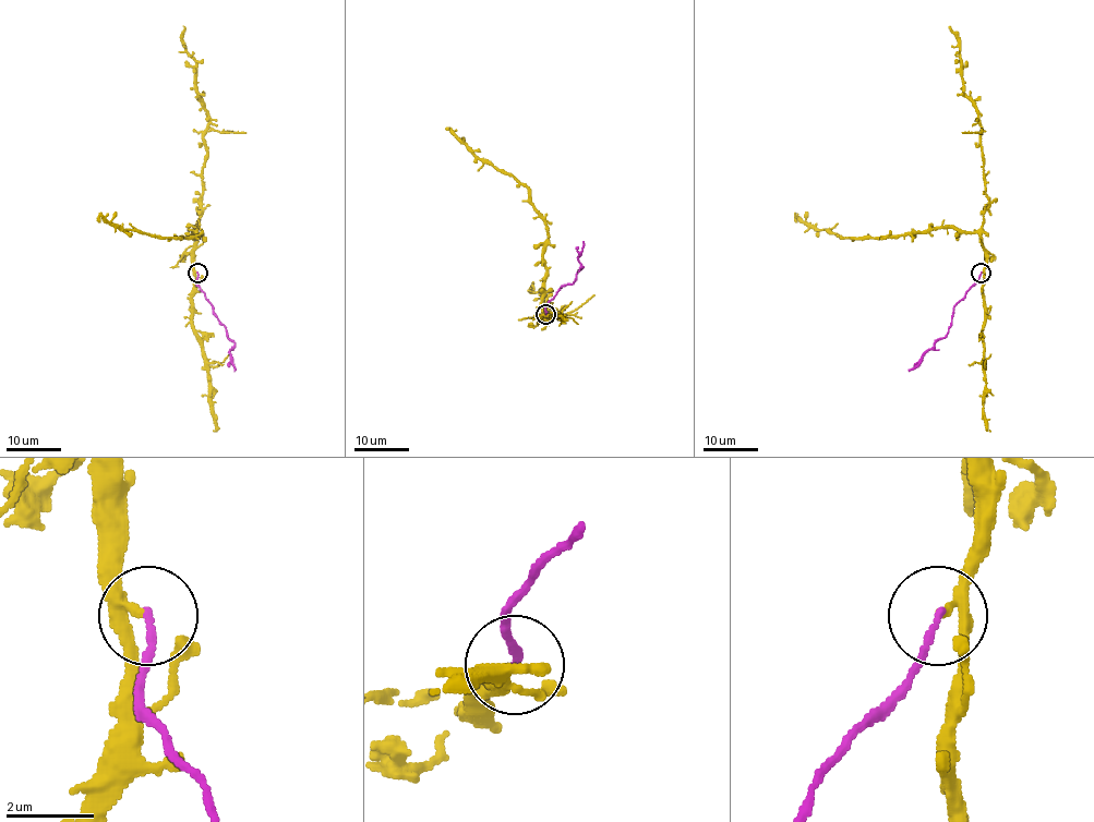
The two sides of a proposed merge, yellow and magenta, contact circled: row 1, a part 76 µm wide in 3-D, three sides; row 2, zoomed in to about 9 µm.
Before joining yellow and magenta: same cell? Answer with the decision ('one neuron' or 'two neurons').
two neurons

